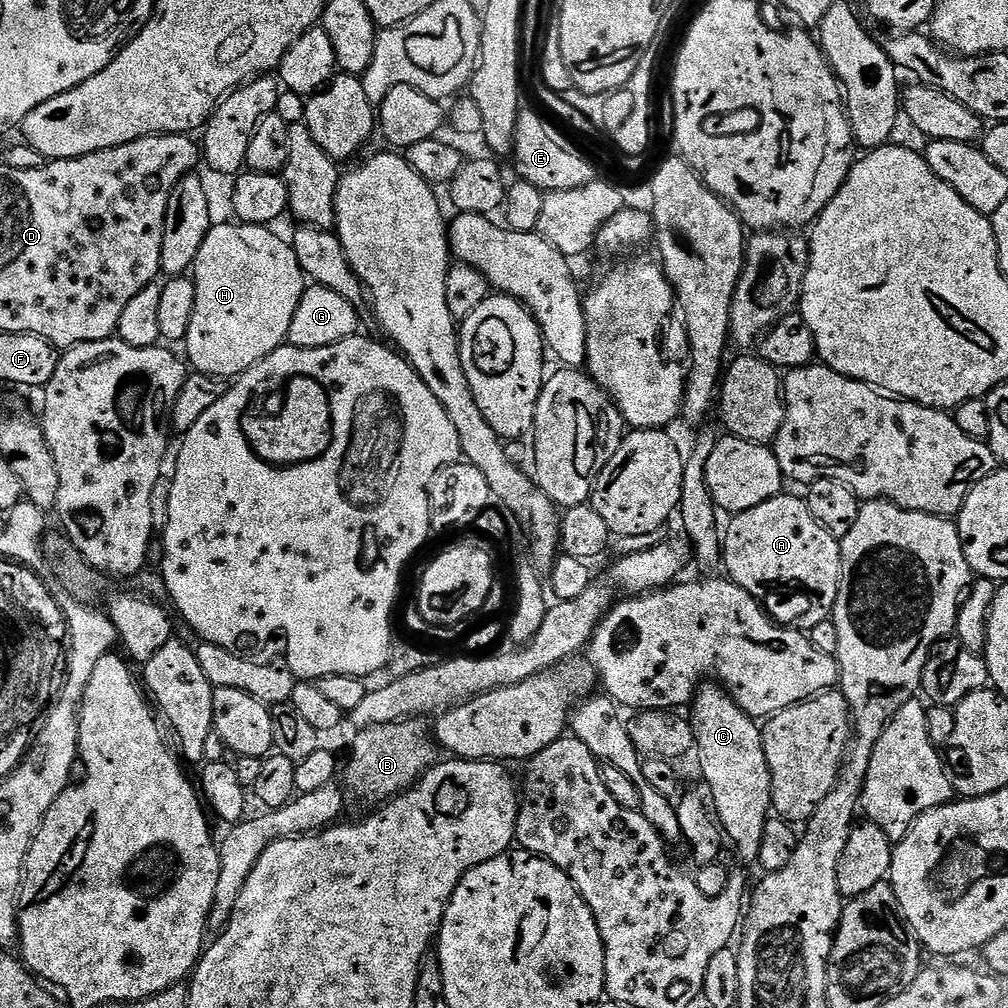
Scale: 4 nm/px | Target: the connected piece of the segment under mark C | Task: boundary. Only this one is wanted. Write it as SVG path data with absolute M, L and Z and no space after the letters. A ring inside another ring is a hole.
M710 682L697 689L695 699L690 705L692 714L688 716L692 727L694 757L698 760L700 772L710 788L710 800L713 811L720 821L721 828L729 845L736 847L736 852L744 860L759 861L762 850L762 834L772 812L772 779L769 763L766 762L763 729L753 718L733 702L731 696L721 685Z

